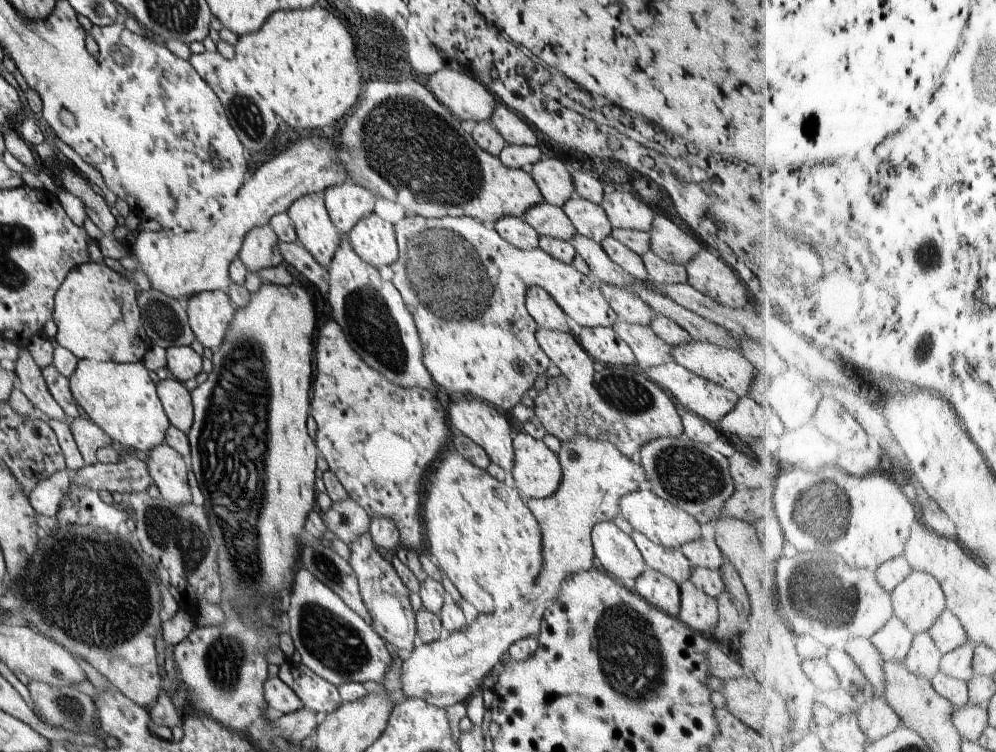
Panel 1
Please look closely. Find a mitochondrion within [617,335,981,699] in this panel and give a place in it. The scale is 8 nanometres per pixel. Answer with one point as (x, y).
(805, 585)

